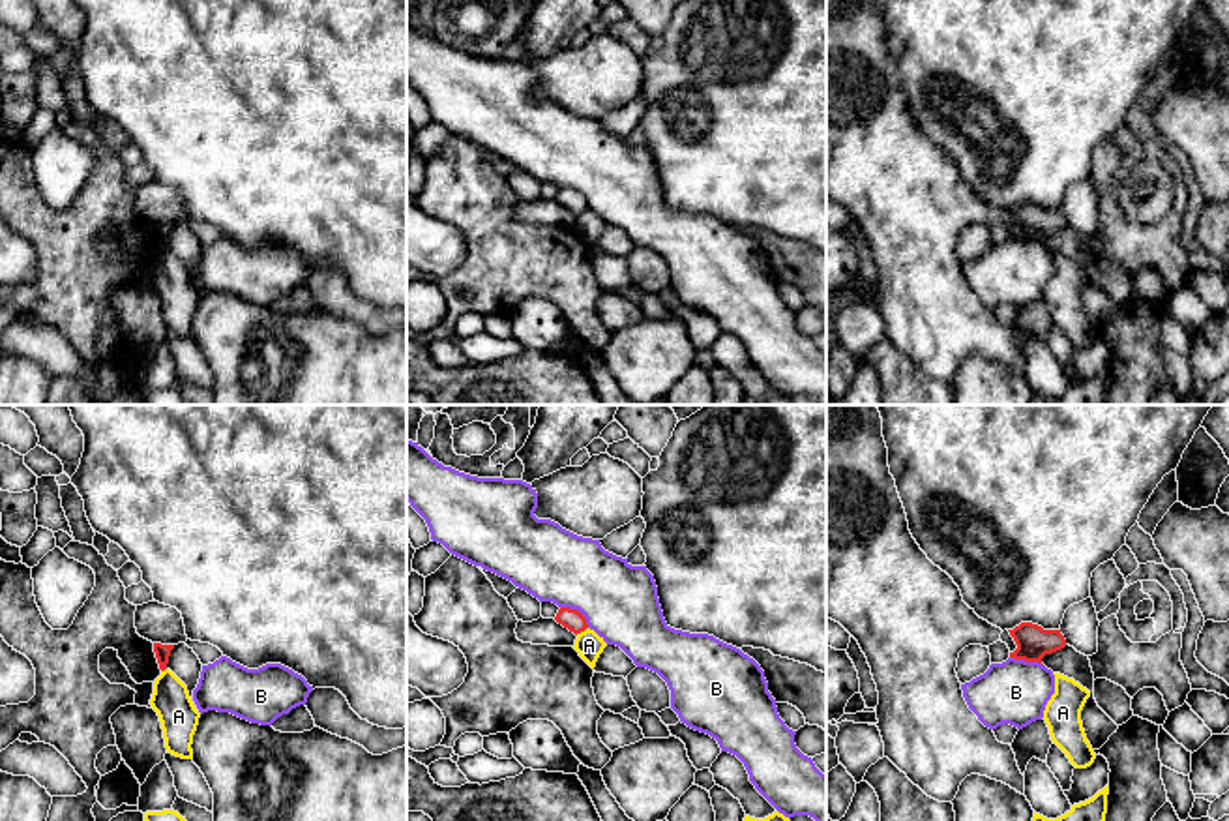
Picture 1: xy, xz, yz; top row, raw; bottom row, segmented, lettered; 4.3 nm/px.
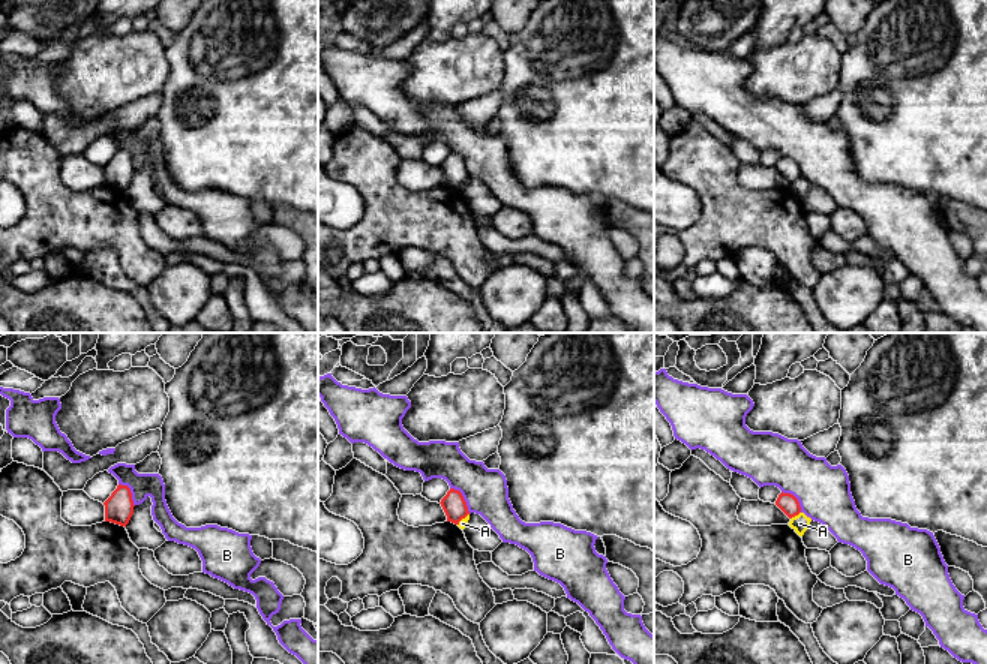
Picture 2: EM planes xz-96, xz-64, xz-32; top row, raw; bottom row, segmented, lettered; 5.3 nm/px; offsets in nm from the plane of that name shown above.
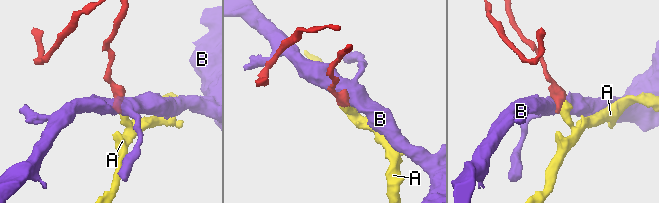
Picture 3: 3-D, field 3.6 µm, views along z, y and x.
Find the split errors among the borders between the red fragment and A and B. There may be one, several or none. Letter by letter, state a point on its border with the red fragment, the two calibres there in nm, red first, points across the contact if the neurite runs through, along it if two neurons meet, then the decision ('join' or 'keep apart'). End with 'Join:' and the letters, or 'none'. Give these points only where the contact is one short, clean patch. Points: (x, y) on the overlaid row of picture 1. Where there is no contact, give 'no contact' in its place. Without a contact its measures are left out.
A: contact xz (581, 630); calibres 90 and 120 nm; border xz (587, 626), (576, 634); keep apart
B: contact xz (577, 612); calibres 90 and 320 nm; border xz (561, 606), (574, 608), (589, 626); keep apart
Join: none

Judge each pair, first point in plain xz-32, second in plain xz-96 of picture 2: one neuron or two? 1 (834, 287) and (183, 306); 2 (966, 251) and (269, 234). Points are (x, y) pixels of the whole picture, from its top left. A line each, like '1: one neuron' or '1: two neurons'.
1: one neuron
2: one neuron

